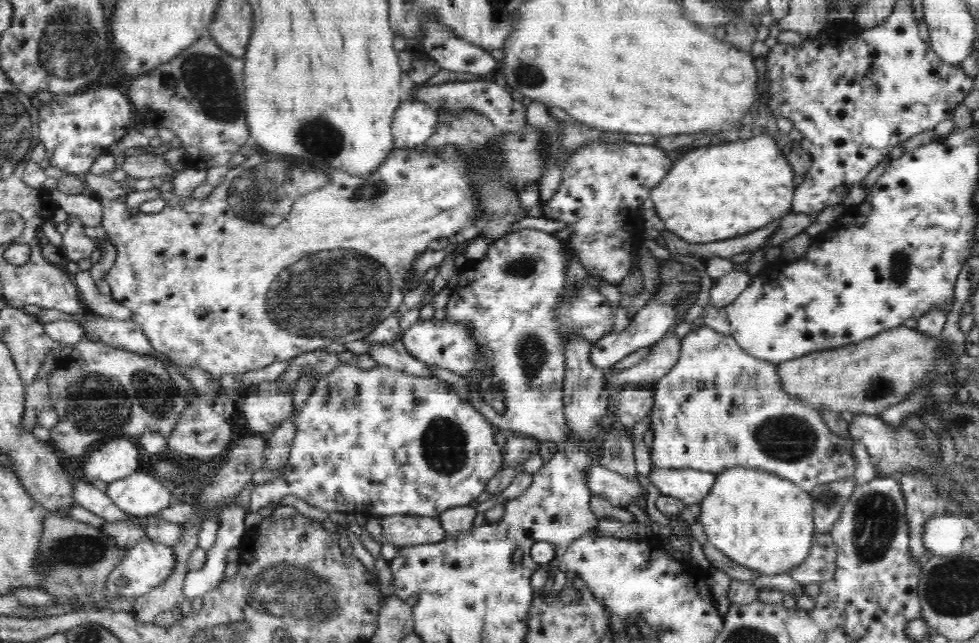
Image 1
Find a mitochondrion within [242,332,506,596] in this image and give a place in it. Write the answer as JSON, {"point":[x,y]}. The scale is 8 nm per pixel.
{"point":[443,444]}

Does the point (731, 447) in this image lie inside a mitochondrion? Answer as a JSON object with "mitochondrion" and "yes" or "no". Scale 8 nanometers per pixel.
{"mitochondrion":"yes"}

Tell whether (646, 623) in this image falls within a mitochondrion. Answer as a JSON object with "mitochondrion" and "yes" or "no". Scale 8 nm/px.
{"mitochondrion":"yes"}

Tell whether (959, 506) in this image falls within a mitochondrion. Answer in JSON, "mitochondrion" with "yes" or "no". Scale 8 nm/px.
{"mitochondrion":"no"}

